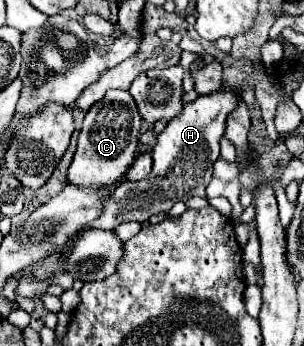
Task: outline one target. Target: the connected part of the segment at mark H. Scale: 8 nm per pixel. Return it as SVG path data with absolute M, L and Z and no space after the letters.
M231 89L201 95L193 103L187 103L183 113L175 117L157 135L153 147L153 169L143 181L125 181L113 189L107 203L103 203L103 215L85 229L113 230L125 221L145 223L151 215L169 211L175 201L187 201L189 197L207 197L205 187L211 181L213 163L219 157L219 139L225 133L225 119L233 111L237 97Z

